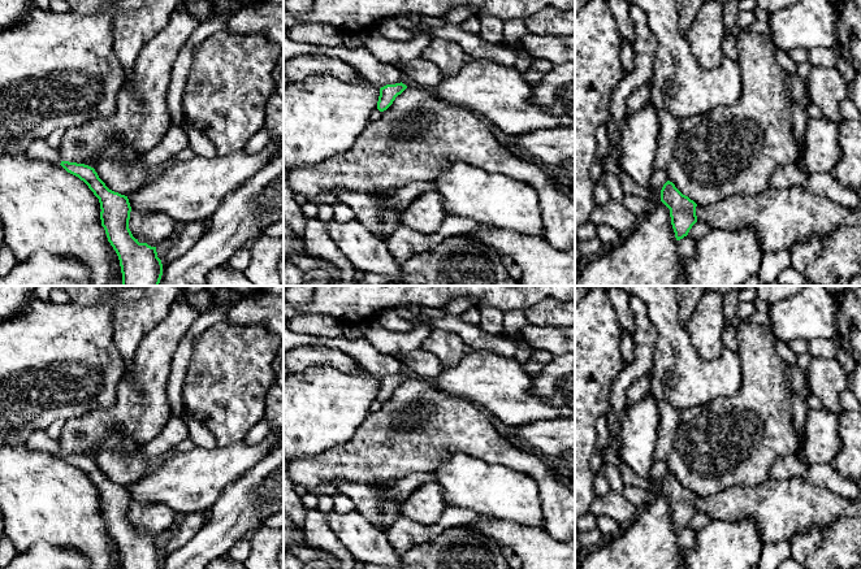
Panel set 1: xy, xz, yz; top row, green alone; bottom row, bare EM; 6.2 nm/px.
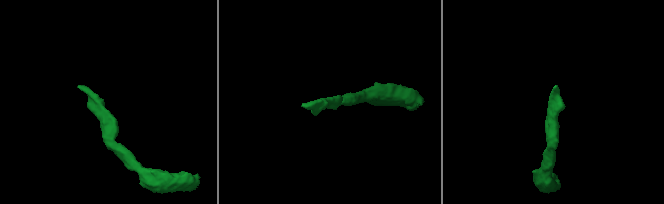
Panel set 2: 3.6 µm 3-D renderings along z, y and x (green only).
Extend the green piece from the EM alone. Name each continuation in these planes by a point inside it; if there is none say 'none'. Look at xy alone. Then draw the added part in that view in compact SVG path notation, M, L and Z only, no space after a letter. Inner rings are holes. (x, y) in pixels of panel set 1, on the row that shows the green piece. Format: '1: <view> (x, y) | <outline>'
1: xy (39, 150) | M39 139L31 143L26 151L27 156L33 160L51 161L60 165L61 157L57 151L55 151L46 139Z

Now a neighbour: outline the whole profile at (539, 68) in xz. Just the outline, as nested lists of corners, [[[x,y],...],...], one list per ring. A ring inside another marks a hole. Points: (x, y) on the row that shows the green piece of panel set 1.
[[[531,58],[529,68],[523,73],[523,77],[528,84],[536,87],[553,66],[551,62],[544,58]]]

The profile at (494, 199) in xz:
[[[454,162],[440,171],[433,182],[445,200],[447,216],[467,217],[523,234],[544,235],[538,194],[522,181]]]

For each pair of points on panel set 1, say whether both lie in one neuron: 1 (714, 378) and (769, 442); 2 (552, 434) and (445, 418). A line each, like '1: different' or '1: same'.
1: different
2: different

